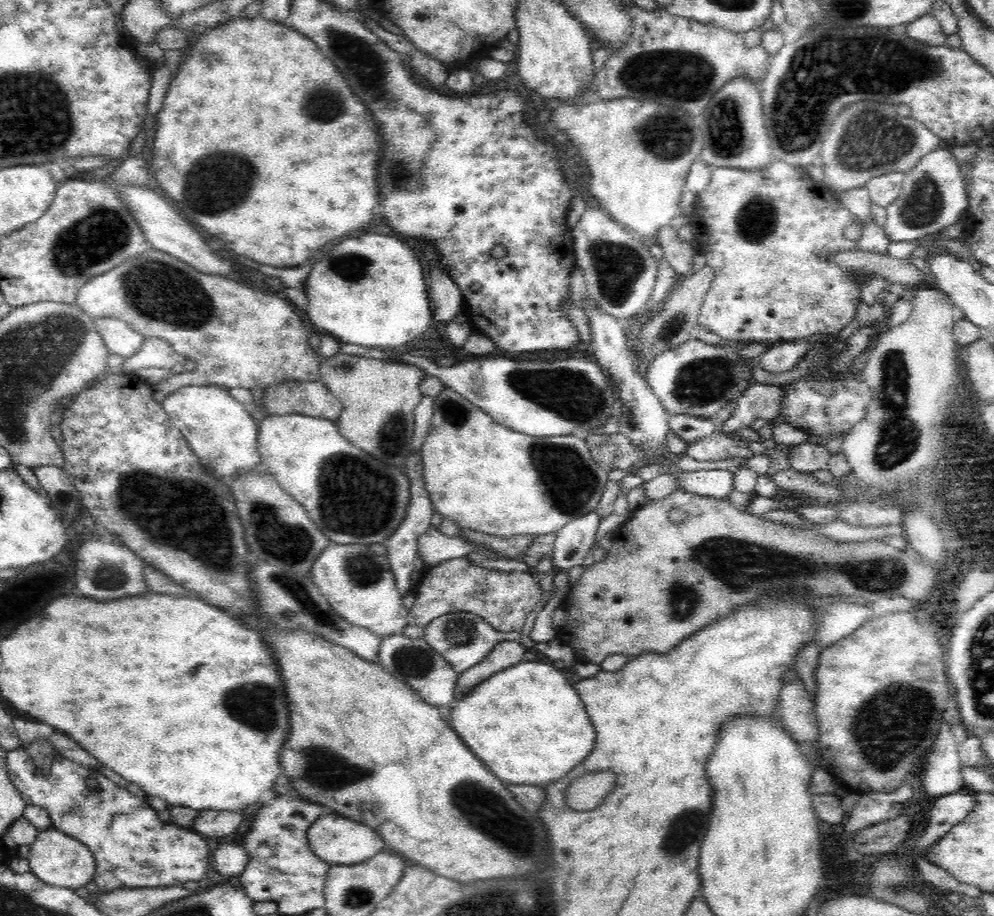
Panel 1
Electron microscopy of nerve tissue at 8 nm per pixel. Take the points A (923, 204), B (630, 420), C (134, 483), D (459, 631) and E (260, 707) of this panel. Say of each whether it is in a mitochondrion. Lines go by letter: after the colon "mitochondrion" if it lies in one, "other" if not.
A: mitochondrion
B: mitochondrion
C: mitochondrion
D: mitochondrion
E: mitochondrion

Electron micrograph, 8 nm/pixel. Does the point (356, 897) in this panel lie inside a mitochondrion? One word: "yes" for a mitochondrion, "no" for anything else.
yes

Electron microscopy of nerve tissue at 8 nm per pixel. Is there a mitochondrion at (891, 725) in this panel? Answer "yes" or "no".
yes

